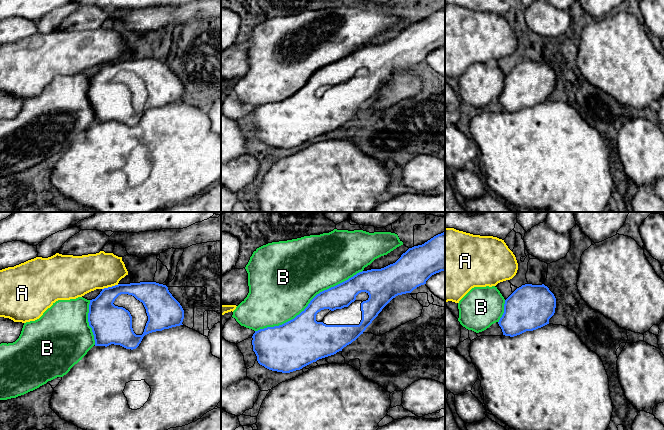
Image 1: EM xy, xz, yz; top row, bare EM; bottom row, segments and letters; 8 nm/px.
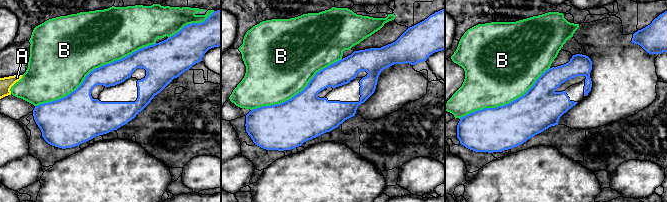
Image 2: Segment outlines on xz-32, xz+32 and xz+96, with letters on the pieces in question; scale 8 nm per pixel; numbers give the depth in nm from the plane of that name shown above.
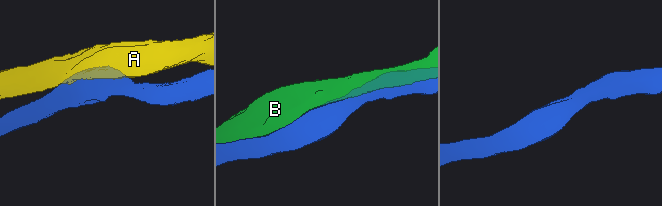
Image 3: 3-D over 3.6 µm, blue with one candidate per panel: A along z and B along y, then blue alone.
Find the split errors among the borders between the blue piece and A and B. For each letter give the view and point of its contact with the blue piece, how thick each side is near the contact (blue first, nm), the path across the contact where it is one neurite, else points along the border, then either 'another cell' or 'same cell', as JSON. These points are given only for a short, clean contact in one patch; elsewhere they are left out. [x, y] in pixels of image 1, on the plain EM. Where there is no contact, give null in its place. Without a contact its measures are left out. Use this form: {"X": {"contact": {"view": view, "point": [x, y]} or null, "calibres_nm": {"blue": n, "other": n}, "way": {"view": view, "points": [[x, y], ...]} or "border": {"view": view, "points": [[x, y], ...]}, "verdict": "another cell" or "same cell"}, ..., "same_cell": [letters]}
{"A": {"contact": {"view": "xy", "point": [110, 63]}, "calibres_nm": {"blue": 260, "other": 300}, "verdict": "another cell"}, "B": {"contact": {"view": "xz", "point": [309, 79]}, "calibres_nm": {"blue": 280, "other": 500}, "verdict": "another cell"}, "same_cell": []}

